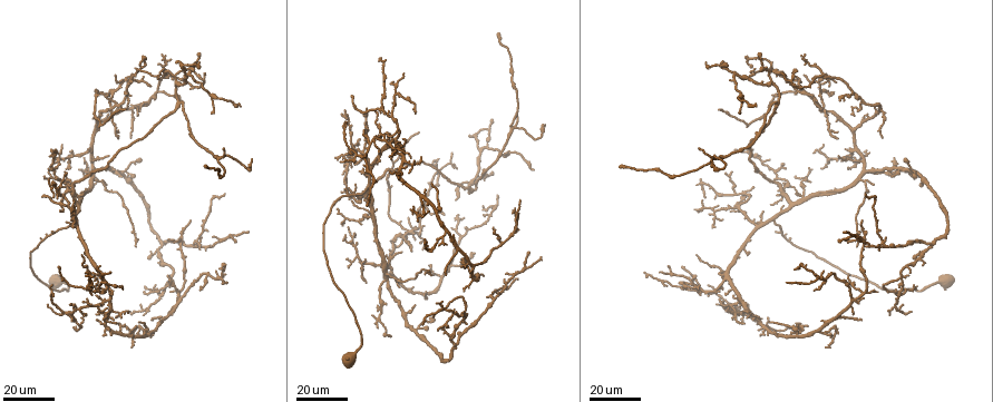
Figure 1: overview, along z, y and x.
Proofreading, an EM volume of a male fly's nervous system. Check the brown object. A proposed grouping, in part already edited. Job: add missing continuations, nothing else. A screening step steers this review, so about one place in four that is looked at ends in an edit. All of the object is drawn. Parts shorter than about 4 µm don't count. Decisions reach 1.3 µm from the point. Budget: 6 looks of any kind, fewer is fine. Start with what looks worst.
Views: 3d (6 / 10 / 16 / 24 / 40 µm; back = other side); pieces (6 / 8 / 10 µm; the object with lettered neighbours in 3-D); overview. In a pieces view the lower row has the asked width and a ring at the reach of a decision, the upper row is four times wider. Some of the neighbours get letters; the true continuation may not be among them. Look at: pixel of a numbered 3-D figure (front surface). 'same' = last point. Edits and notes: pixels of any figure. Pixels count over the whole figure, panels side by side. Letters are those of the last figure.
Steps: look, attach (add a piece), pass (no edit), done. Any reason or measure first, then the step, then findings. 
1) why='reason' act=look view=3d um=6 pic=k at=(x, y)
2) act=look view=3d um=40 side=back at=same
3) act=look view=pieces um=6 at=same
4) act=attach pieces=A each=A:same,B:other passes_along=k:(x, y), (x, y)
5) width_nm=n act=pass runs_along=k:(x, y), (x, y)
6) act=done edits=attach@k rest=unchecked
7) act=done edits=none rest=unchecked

act=look view=3d um=16 pic=1 at=(57, 266)

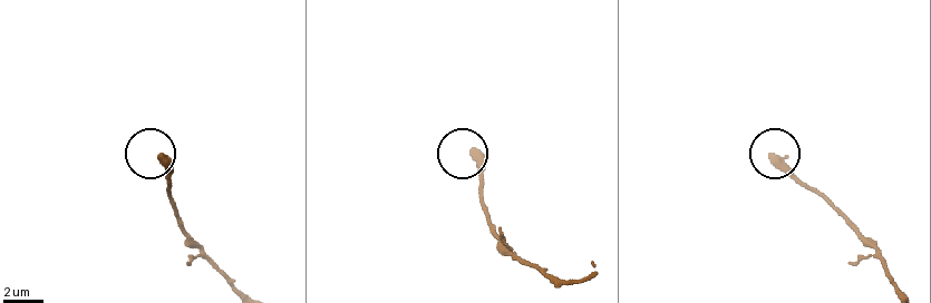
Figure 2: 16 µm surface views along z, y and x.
act=look view=pieces um=10 pic=2 at=(771, 156)

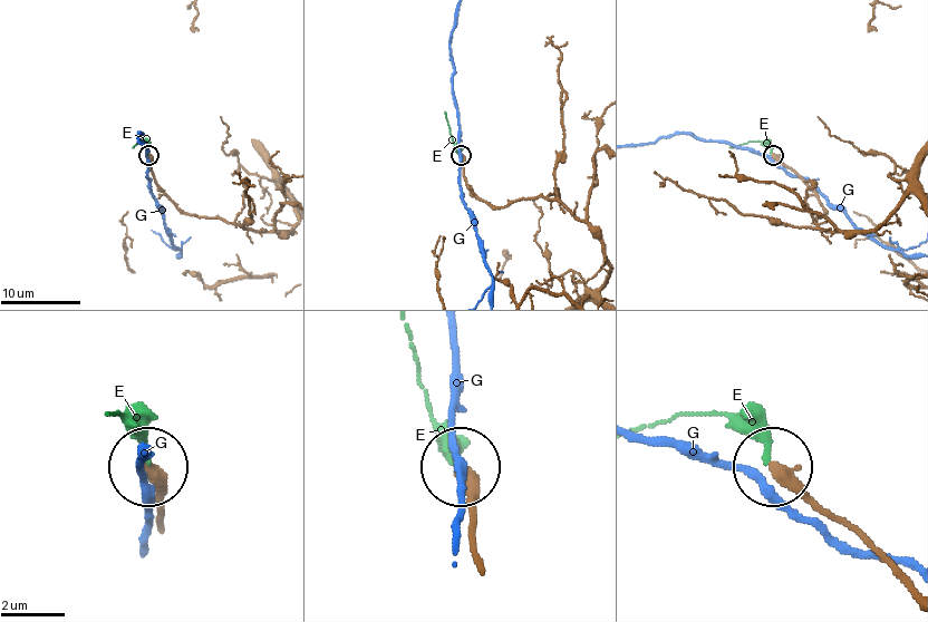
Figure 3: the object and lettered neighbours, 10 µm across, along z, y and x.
width_nm=380 act=attach pieces=E each=E:same,G:other found='the neuron continues'

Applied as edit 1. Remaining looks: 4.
why='free end' act=look view=3d um=24 pic=1 at=(149, 84)

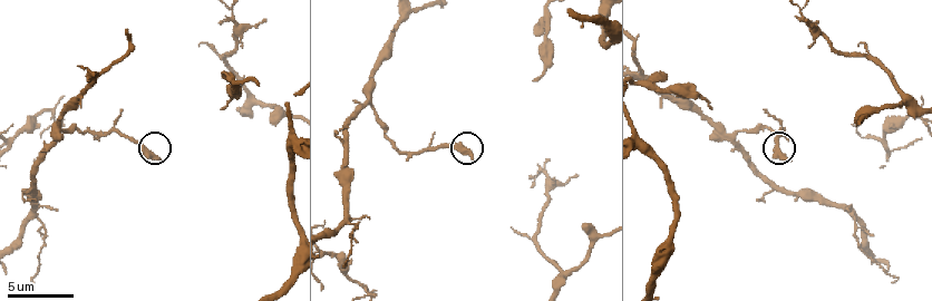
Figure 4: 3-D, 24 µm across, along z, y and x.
act=look view=pieces um=8 pic=4 at=(159, 159)

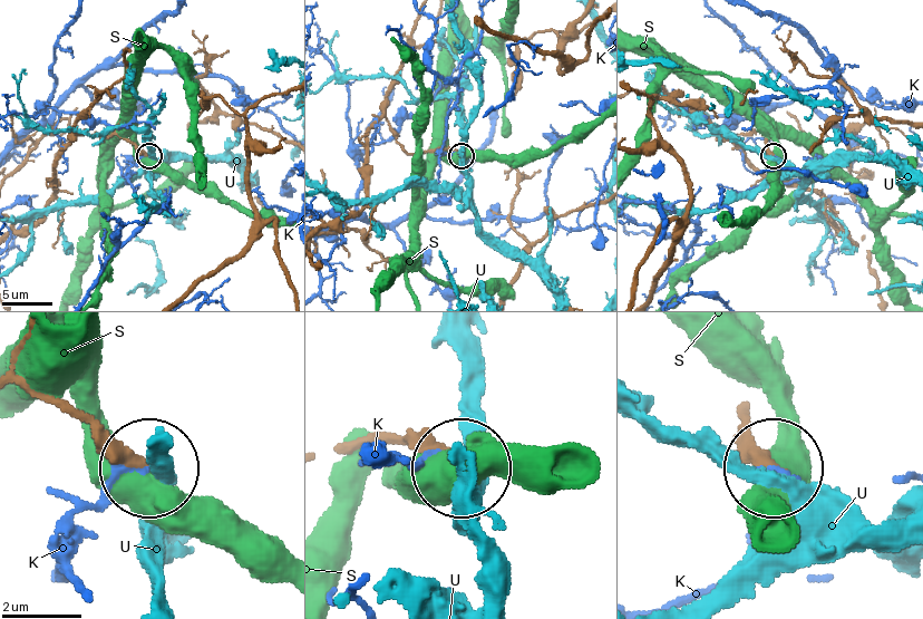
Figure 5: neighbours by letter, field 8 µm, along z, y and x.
act=pass each=K:other,S:other,U:other runs_along=5:(15, 383), (74, 405), (141, 465) found='none of them fits'

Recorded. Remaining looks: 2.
why='branch stops here' act=look view=3d um=16 pic=1 at=(43, 194)

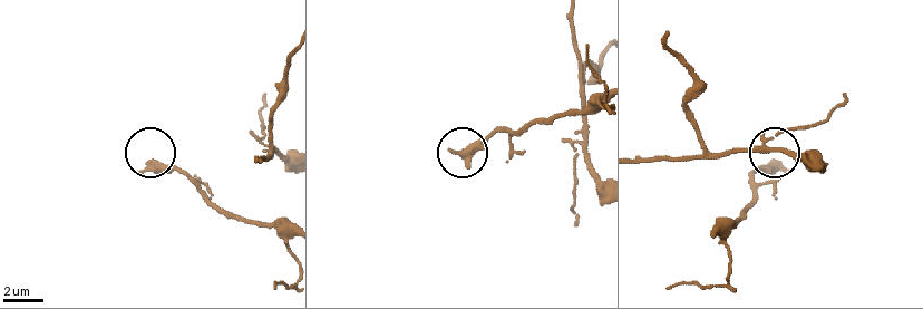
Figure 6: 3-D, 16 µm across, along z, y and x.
why='see the neighbours' act=look view=pieces um=6 pic=6 at=(140, 171)

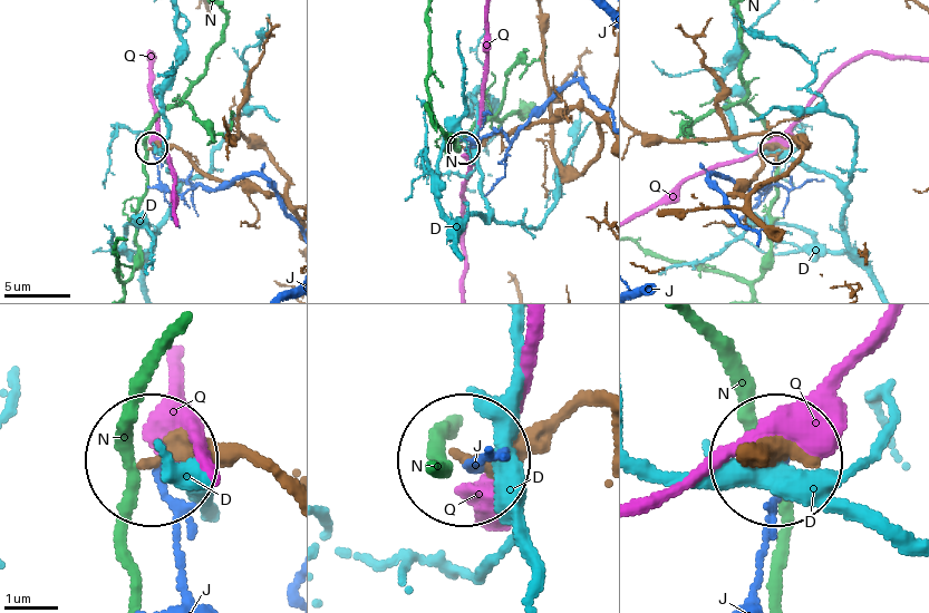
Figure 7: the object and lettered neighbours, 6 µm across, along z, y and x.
width_nm=230 act=pass each=D:other,J:other,N:other,Q:other runs_along=7:(286, 496), (233, 456), (157, 456) found='no lettered piece goes on from it'

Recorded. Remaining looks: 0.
act=done edits=attach@3 rest=unchecked

